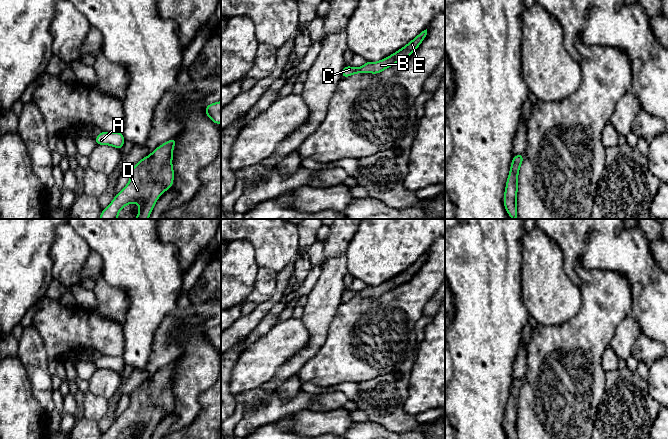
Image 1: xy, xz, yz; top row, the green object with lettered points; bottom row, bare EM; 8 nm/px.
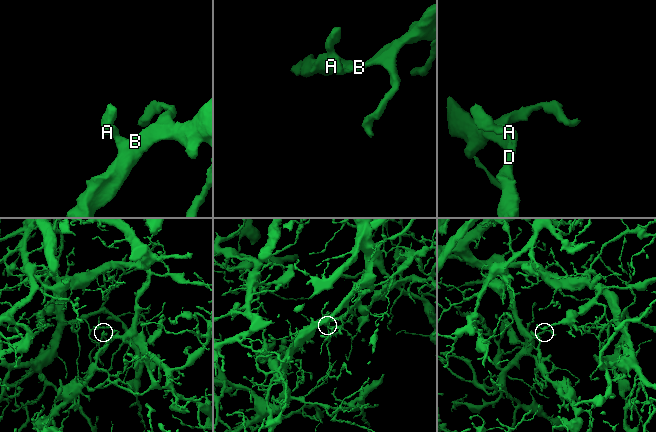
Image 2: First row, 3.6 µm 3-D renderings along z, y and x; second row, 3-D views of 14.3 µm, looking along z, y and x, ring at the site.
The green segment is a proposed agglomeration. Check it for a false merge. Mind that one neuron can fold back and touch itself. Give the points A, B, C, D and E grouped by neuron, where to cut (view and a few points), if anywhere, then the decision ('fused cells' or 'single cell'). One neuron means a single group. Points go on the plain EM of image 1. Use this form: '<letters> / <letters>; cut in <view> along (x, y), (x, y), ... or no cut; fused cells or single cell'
A B C D E; no cut; single cell

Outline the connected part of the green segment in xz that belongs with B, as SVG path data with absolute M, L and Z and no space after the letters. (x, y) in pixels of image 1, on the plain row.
M427 253L422 255L418 258L412 265L406 268L403 272L396 275L392 279L378 285L378 286L369 286L366 287L358 292L352 290L344 290L341 300L342 302L347 302L353 298L360 298L360 297L372 297L372 298L379 298L383 294L387 293L390 290L395 289L396 287L406 283L409 281L423 266L427 259Z

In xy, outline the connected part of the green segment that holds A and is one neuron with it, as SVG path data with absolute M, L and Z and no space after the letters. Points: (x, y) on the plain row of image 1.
M102 355L94 362L97 369L110 369L118 372L120 375L123 373L125 362L122 356L105 356Z

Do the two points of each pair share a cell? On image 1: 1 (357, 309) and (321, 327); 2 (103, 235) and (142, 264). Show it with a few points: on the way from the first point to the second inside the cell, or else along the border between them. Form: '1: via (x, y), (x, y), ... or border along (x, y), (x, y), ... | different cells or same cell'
1: border along (342, 302), (330, 323), (327, 337), (322, 344) | different cells
2: via (113, 235), (132, 254) | same cell

